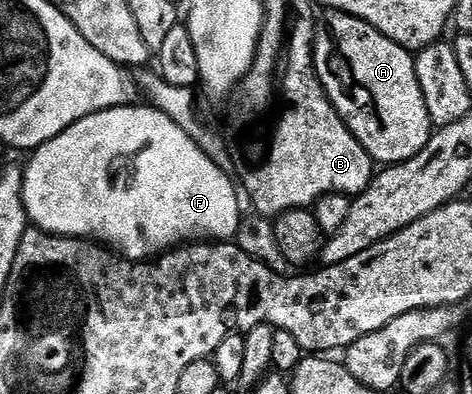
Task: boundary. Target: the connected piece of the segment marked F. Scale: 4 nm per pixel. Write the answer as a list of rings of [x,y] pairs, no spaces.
[[[154,105],[115,106],[111,110],[102,110],[90,114],[74,122],[69,129],[61,132],[53,140],[39,147],[30,155],[31,163],[23,174],[23,207],[27,209],[27,217],[32,227],[54,234],[61,238],[86,238],[100,244],[106,244],[110,249],[120,253],[124,258],[133,262],[154,259],[156,256],[174,250],[184,244],[194,243],[196,240],[231,240],[238,235],[241,213],[239,214],[239,194],[235,191],[232,179],[194,140],[185,133],[171,118],[170,114],[156,108]]]

